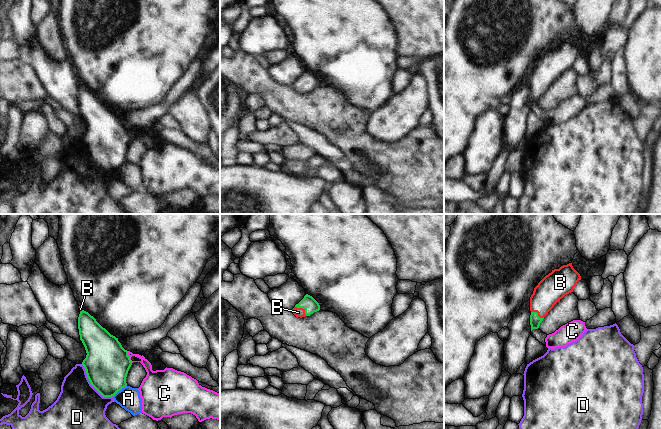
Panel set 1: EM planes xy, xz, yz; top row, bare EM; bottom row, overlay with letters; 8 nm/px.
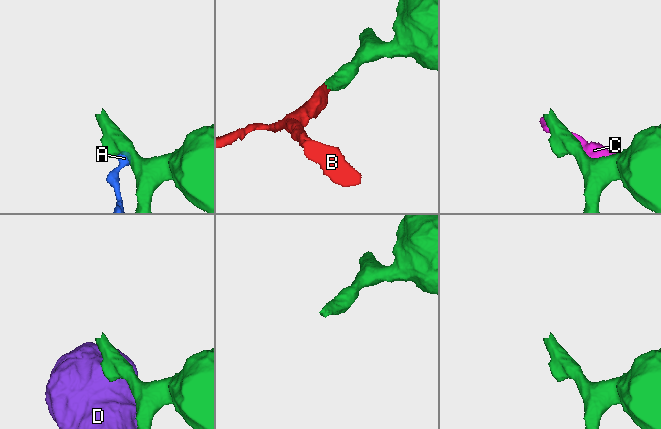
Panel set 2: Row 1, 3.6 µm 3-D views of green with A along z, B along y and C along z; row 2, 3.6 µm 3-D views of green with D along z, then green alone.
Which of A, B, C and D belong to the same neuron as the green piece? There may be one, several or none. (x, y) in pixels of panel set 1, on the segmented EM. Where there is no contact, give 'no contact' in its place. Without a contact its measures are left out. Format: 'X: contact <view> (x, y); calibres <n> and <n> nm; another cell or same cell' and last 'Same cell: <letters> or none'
A: contact xy (119, 390); calibres 360 and 180 nm; another cell
B: contact xz (302, 307); calibres 120 and 80 nm; same cell
C: contact xy (129, 357); calibres 360 and 120 nm; another cell
D: contact xy (91, 384); calibres 360 and 380 nm; another cell
Same cell: B

